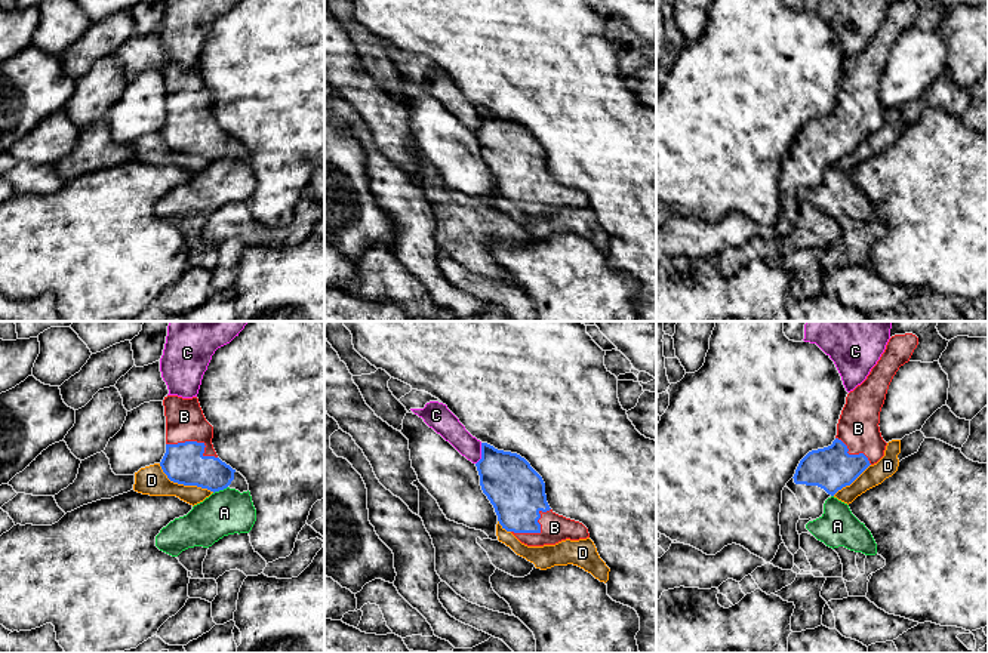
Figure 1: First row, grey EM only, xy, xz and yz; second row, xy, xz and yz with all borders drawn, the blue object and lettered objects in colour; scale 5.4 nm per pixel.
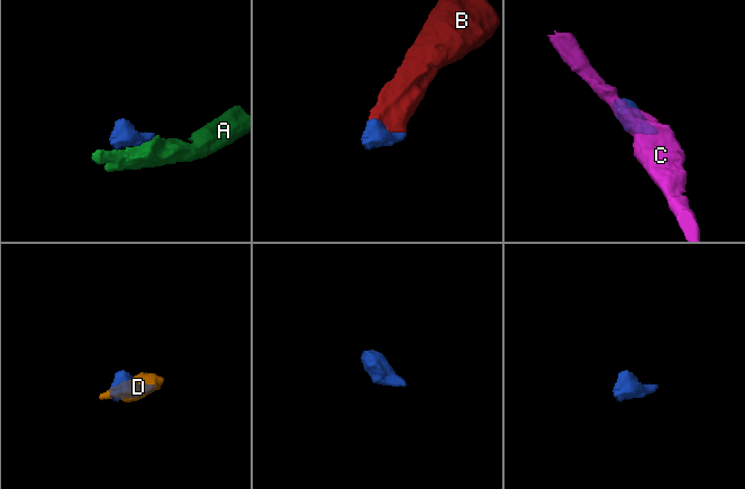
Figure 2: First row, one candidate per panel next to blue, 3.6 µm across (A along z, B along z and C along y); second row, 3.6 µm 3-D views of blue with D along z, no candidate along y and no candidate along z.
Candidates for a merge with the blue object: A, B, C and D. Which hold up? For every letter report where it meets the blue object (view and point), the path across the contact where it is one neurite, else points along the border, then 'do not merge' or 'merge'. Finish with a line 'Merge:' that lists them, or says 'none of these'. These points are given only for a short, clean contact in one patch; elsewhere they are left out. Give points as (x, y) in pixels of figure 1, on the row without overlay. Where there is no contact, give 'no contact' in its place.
A: meets blue in xy at (219, 157); border along xy (227, 154), (214, 162); do not merge
B: meets blue in xy at (196, 110); merge
C: meets blue in xz at (482, 122); border along xz (482, 111), (482, 126), (476, 132); do not merge
D: meets blue in xy at (184, 153); do not merge
Merge: B

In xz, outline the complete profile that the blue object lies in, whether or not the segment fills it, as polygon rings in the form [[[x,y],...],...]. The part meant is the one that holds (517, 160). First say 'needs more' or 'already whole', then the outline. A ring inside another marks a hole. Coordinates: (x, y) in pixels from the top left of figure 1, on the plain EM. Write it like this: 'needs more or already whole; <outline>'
needs more; [[[481,111],[481,127],[475,135],[499,192],[521,212],[544,215],[590,206],[582,191],[550,176],[542,145],[520,123]]]

